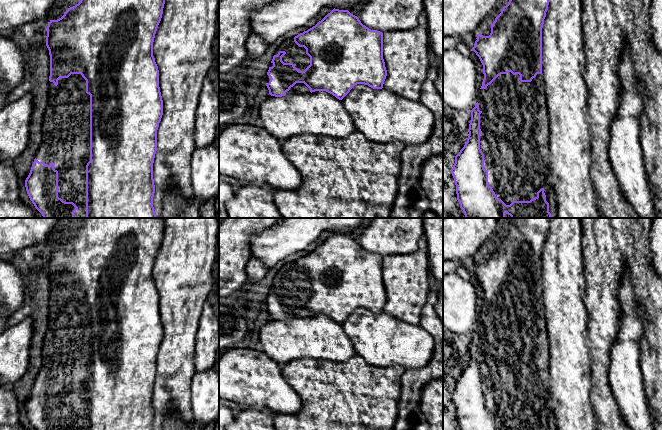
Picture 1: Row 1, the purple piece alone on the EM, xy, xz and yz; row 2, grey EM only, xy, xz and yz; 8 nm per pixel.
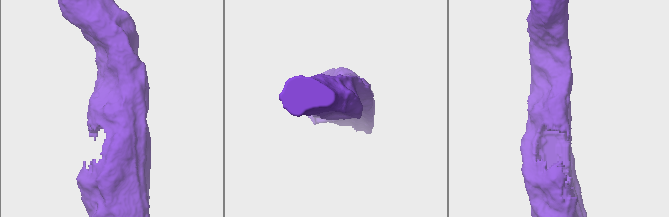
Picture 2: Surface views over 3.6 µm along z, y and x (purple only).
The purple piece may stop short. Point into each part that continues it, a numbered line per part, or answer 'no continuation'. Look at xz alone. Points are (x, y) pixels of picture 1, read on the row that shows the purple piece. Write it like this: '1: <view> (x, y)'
1: xz (297, 55)

